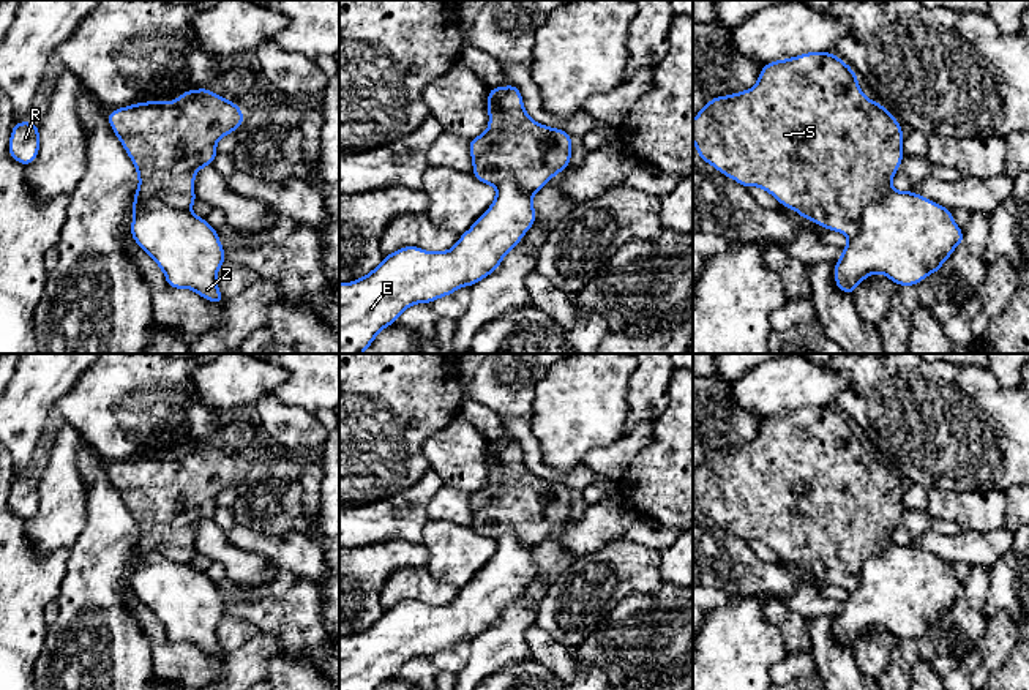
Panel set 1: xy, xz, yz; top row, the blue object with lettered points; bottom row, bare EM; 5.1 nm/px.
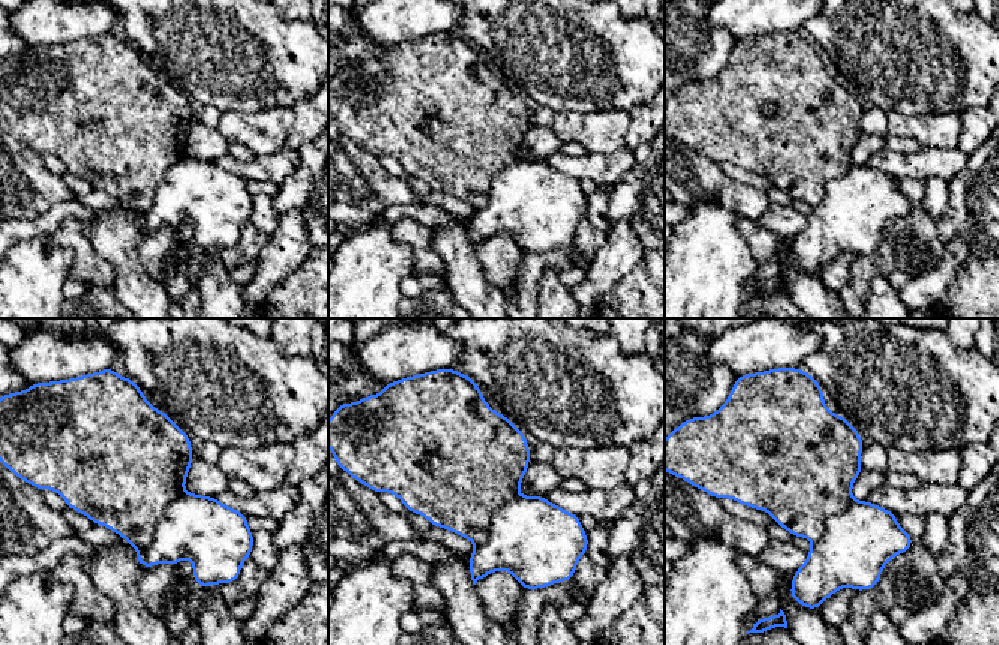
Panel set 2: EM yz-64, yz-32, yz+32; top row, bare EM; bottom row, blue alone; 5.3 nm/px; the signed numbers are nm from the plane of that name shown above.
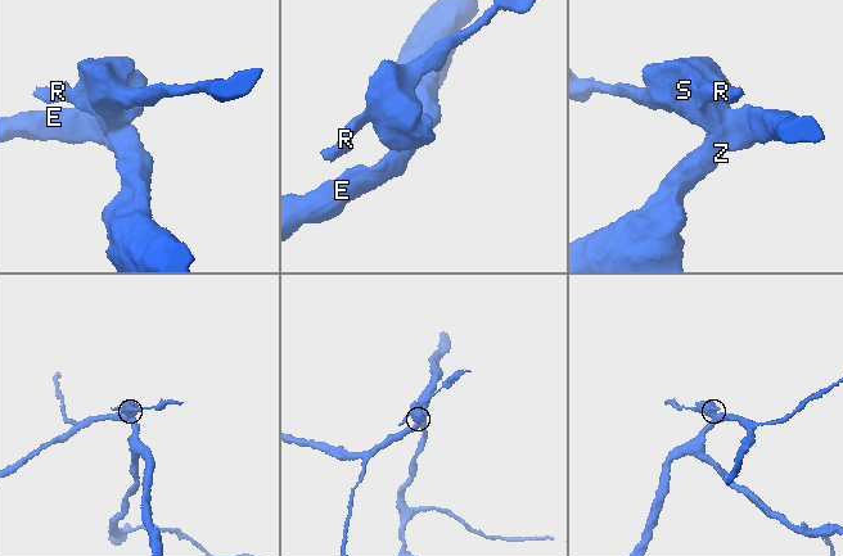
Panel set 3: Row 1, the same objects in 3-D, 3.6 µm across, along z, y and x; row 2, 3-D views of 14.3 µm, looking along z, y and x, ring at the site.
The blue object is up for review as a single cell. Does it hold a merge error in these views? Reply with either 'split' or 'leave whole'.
split

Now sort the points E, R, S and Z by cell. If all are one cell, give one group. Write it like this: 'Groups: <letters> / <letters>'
Groups: E Z / R S

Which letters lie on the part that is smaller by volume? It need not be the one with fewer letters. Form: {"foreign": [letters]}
{"foreign": ["R", "S"]}

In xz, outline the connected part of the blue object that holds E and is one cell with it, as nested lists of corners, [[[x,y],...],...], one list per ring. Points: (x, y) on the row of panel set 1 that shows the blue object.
[[[507,180],[496,188],[497,194],[489,208],[448,251],[432,253],[409,245],[384,256],[374,270],[357,281],[339,283],[339,354],[363,354],[409,306],[431,305],[459,287],[475,286],[499,268],[502,259],[535,224],[537,215],[533,193],[527,193],[514,180]]]

